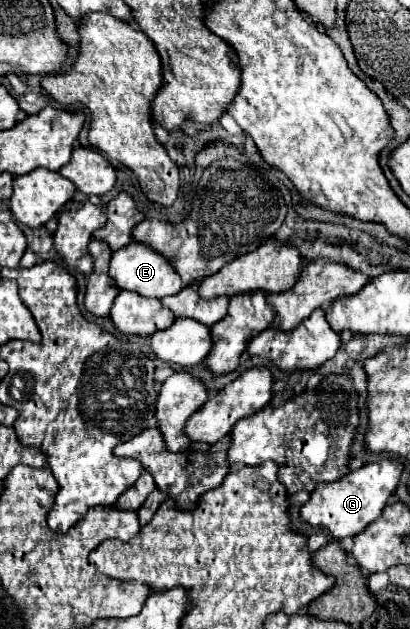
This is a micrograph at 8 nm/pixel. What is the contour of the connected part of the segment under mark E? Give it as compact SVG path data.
M131 241L129 245L117 249L109 263L109 277L115 281L119 289L127 289L133 293L139 293L147 299L163 299L167 295L175 295L183 289L183 283L179 275L171 269L171 265L151 247L145 247L143 243Z

